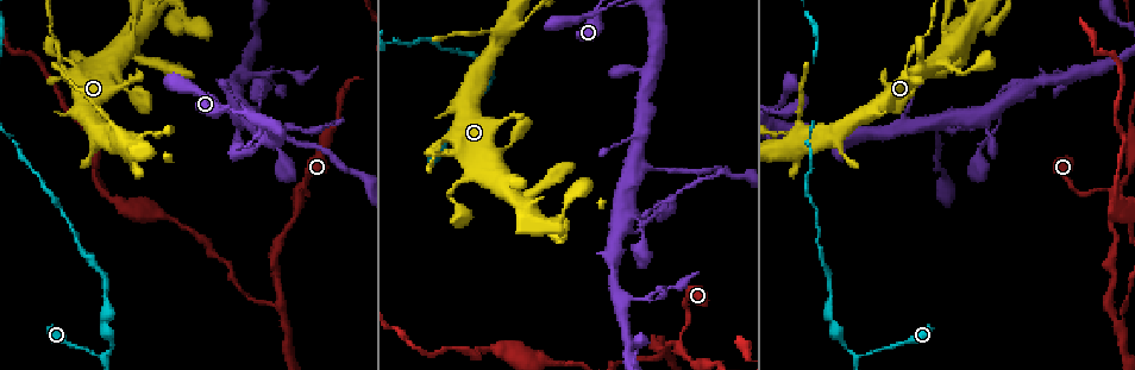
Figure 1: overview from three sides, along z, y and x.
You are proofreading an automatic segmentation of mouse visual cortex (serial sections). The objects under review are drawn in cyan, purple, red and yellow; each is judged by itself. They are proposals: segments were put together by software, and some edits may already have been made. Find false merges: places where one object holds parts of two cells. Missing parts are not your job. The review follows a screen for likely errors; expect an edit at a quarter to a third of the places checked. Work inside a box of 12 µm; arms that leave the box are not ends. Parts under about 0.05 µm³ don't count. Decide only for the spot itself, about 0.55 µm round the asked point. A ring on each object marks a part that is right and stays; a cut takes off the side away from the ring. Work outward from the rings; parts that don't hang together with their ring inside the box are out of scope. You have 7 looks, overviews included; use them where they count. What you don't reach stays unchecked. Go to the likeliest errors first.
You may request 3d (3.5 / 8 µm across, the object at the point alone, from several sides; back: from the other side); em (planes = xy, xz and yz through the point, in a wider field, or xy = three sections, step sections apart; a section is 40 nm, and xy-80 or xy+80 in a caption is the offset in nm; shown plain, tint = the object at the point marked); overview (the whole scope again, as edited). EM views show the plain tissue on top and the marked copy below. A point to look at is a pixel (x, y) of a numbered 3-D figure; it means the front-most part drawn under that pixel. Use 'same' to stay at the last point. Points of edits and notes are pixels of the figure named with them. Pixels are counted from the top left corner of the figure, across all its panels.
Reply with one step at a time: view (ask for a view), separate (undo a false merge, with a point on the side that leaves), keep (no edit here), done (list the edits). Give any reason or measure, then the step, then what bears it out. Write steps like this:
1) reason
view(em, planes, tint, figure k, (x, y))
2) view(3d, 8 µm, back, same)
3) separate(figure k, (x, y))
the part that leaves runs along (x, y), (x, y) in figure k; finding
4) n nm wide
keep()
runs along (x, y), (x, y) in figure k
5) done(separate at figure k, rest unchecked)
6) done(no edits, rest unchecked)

three-way junction
view(3d, 3.5 µm, back, figure 1, (113, 348))

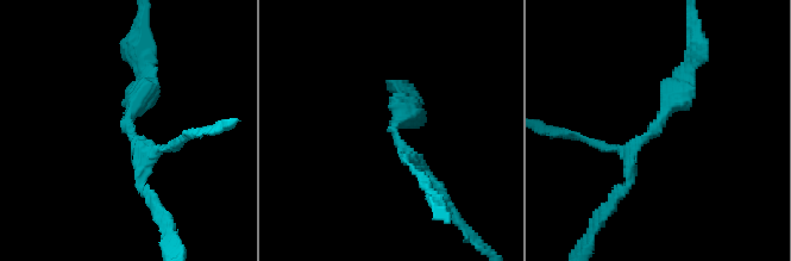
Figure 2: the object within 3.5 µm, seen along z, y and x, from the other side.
3 arms; arms of 100, 150, 300 nm; now the EM
view(em, xy, step 2, tint, figure 2, (399, 139))

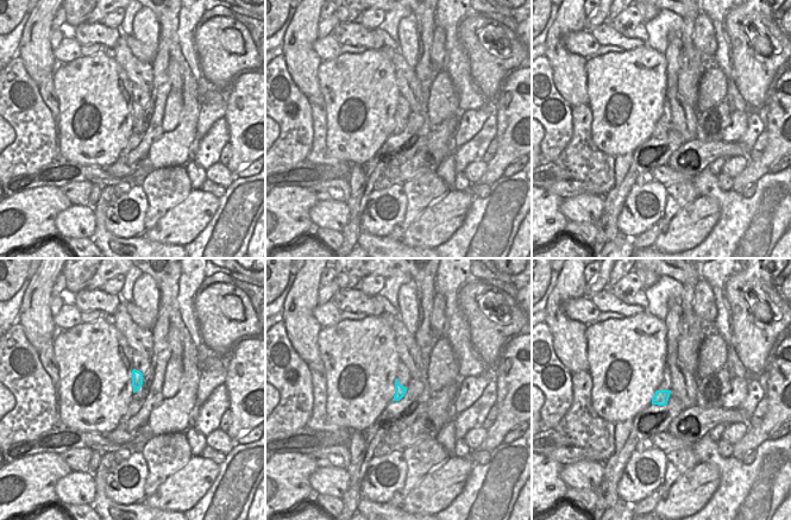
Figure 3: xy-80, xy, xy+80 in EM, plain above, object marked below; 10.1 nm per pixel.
keep()
runs along (594, 143), (627, 150), (645, 140), (682, 70) in figure 2; all the same cell

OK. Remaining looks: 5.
branch point
view(3d, 3.5 µm, figure 1, (679, 347))

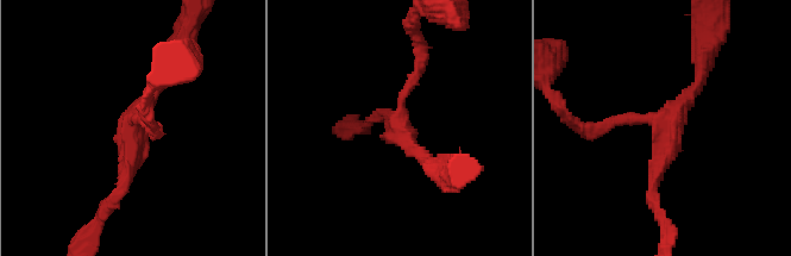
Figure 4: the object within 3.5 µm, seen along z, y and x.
need the tissue
view(em, planes, tint, figure 4, (659, 124))

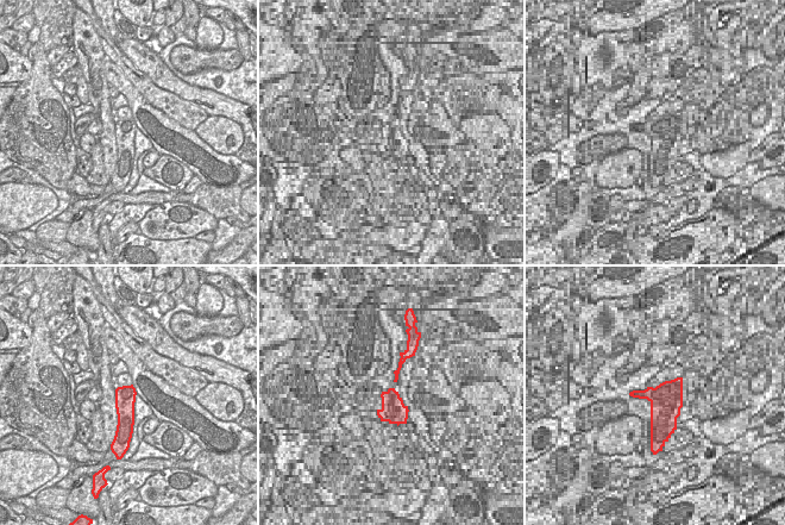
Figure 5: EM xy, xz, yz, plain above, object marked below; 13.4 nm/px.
cut it another way
view(em, xy, step 5, tint, same)

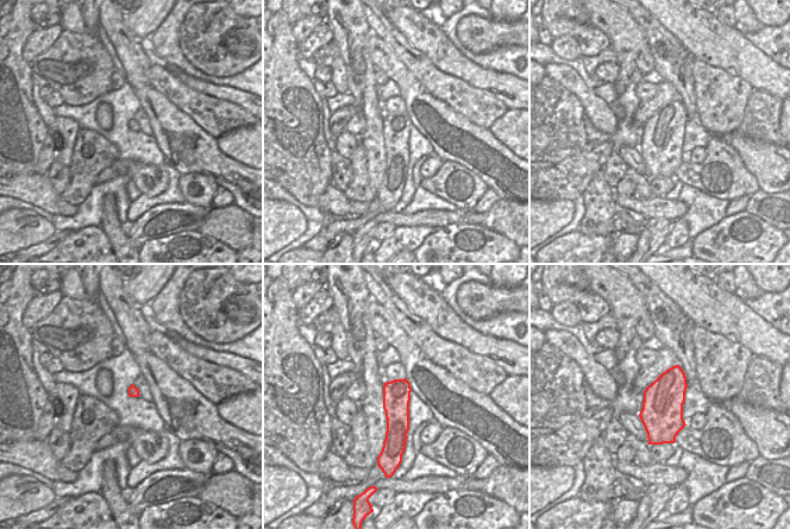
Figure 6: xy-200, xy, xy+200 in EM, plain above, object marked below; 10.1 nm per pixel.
3 arms
keep()
runs along (591, 126), (659, 123), (653, 204) in figure 4; one cell here

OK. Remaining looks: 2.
three arms meet
view(3d, 3.5 µm, figure 1, (285, 324))

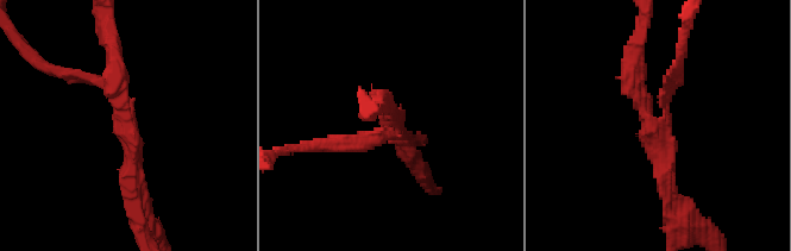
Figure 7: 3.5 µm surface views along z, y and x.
arms of 150, 250, 250 nm
separate(figure 7, (376, 135))
the part that leaves runs along (394, 132), (357, 148), (318, 145) in figure 7; a second cell is stuck on

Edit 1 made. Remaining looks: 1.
done(separate at figure 7, rest unchecked)

